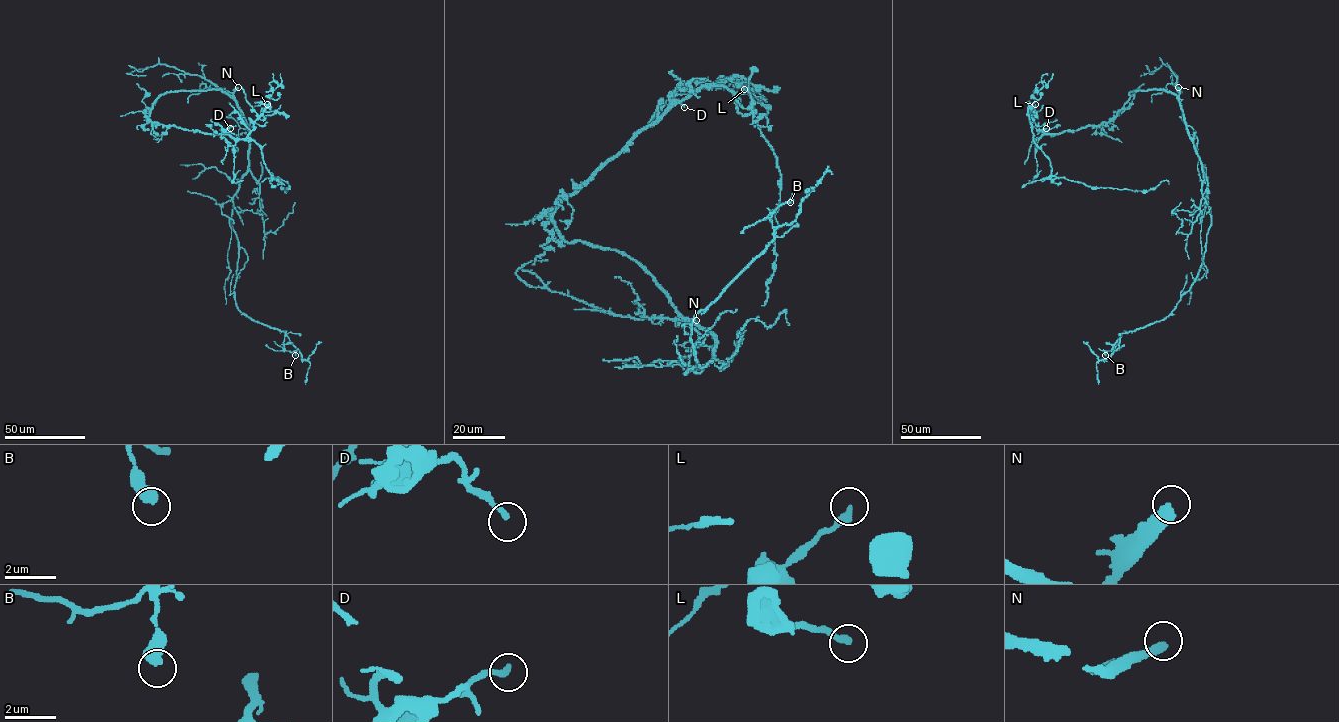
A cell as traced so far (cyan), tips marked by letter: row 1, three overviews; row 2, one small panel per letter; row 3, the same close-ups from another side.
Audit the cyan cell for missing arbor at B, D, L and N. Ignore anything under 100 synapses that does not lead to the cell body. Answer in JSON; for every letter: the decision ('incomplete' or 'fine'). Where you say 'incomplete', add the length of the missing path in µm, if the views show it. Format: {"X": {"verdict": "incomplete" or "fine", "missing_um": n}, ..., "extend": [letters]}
{"B": {"verdict": "fine"}, "D": {"verdict": "fine"}, "L": {"verdict": "fine"}, "N": {"verdict": "incomplete", "missing_um": 80}, "extend": ["N"]}

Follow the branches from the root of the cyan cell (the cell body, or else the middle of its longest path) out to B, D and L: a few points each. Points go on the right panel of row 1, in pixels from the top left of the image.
B: (1158, 89), (1179, 99), (1207, 181), (1211, 226), (1198, 275), (1176, 308), (1162, 320), (1123, 332), (1105, 355)
D: (1158, 89), (1131, 91), (1130, 99), (1118, 115), (1108, 122), (1059, 133), (1046, 133), (1043, 130), (1046, 128)
L: (1158, 89), (1131, 91), (1108, 122), (1038, 139), (1033, 139), (1028, 112), (1035, 104)

